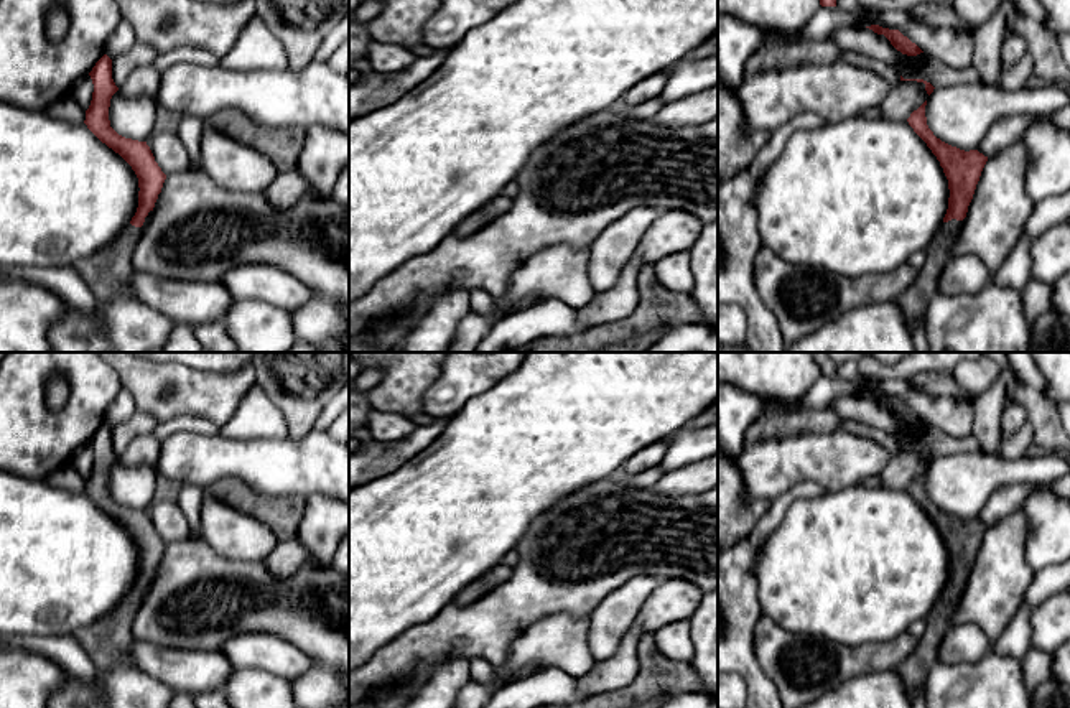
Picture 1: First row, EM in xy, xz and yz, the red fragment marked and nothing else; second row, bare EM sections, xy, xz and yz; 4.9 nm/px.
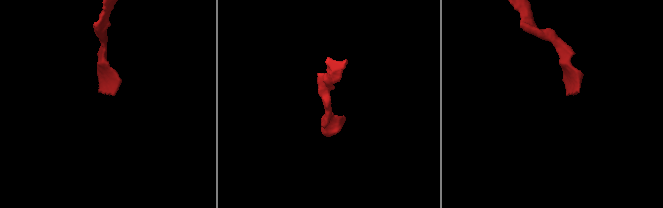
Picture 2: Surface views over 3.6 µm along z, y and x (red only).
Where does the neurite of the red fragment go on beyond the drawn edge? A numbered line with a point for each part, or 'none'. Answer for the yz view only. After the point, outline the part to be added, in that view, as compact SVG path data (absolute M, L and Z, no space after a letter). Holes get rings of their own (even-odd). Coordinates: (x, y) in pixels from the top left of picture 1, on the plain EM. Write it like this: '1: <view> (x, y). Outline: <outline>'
1: yz (914, 670). Outline: M951 588L943 591L927 616L923 636L919 639L917 649L897 668L904 687L914 701L919 687L927 678L930 668L938 662L938 647L943 636L951 627L951 614L963 594L963 589Z

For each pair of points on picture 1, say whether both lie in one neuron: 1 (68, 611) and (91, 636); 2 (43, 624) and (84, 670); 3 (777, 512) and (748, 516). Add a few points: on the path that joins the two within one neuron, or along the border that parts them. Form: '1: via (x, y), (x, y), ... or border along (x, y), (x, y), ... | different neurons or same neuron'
1: border along (117, 605), (73, 634) | different neurons
2: border along (17, 634), (73, 636) | different neurons
3: border along (771, 501), (756, 526), (736, 542) | different neurons

